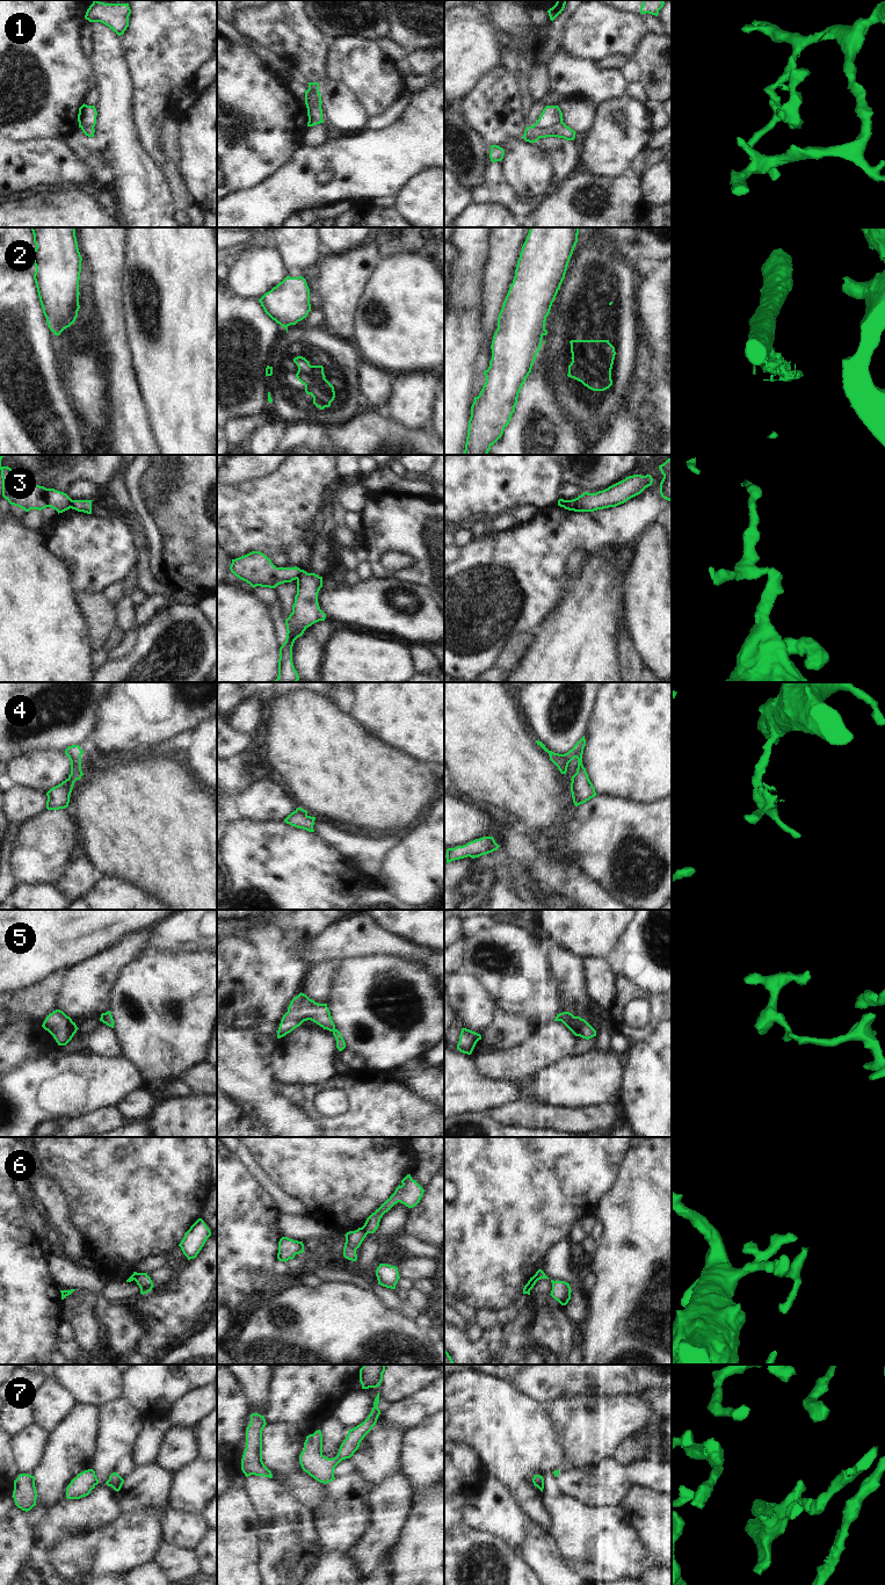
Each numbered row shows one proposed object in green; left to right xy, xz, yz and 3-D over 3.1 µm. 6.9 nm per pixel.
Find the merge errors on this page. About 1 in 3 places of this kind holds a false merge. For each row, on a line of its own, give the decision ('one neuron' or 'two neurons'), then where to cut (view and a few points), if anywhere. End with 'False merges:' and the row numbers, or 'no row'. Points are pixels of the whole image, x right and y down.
1: two neurons; cut yz (561, 121), (548, 128), (536, 128), (534, 125)
2: two neurons; cut yz (544, 328), (542, 334)
3: two neurons; cut xz (302, 570), (297, 579)
4: one neuron; cut none
5: one neuron; cut none
6: two neurons; cut xz (361, 1228), (367, 1234)
7: one neuron; cut none
False merges: 1, 2, 3, 6

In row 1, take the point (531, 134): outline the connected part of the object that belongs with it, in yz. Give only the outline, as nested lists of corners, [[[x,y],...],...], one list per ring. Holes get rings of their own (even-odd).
[[[560,122],[549,129],[538,129],[535,125],[527,126],[522,138],[529,143],[536,143],[539,138],[558,137],[566,140],[574,140],[575,131],[567,126],[564,122]]]

